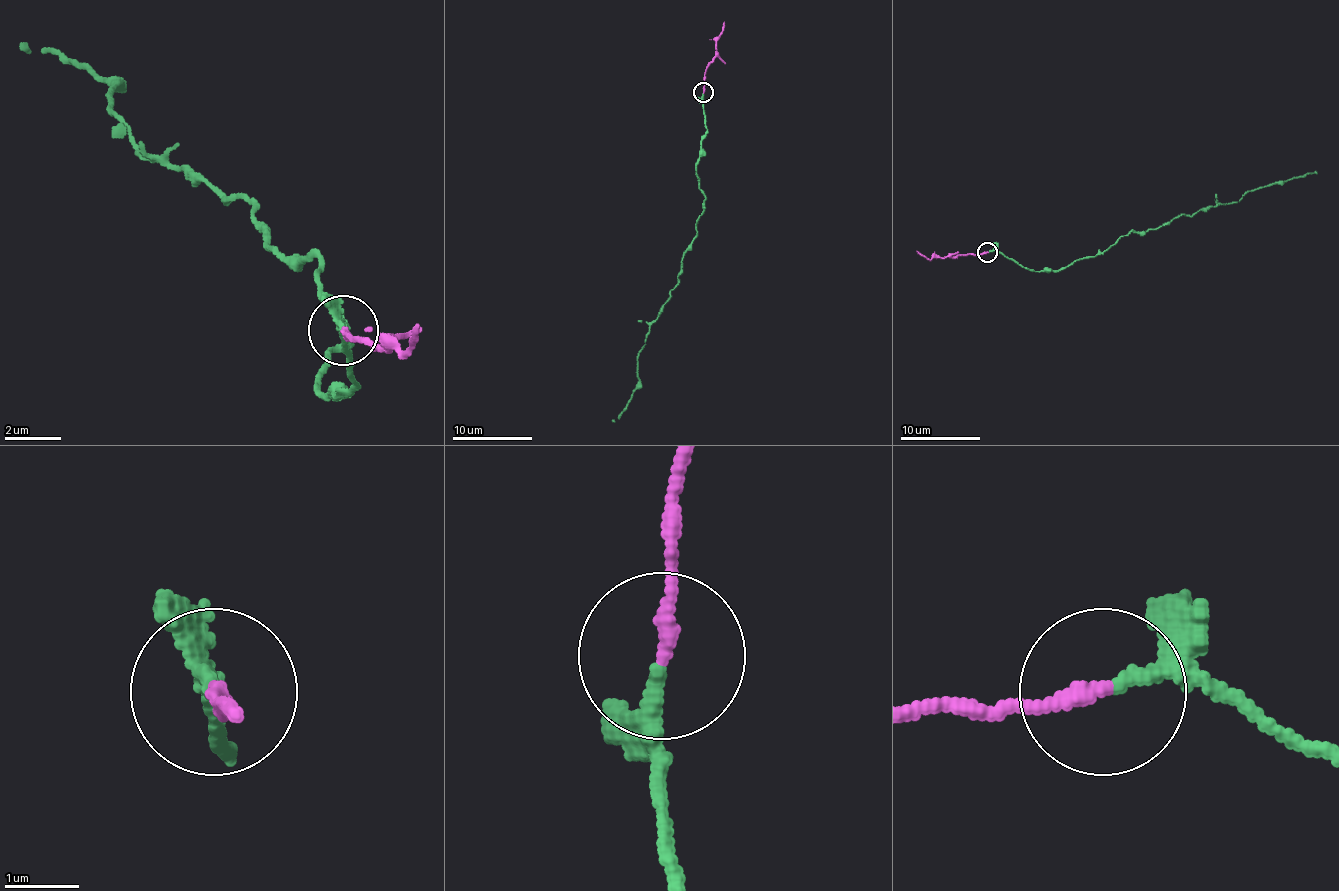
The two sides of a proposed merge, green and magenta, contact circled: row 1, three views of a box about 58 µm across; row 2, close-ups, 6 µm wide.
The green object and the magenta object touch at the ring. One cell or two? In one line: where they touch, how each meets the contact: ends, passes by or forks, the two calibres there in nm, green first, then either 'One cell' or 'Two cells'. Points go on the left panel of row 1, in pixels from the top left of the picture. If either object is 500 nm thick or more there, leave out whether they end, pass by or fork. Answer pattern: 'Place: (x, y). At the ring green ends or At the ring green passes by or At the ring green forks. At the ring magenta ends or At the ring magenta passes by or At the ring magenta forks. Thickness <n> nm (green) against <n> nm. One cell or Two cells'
Place: (343, 330). At the ring green ends. At the ring magenta ends. Thickness 200 nm (green) against 190 nm. Two cells

